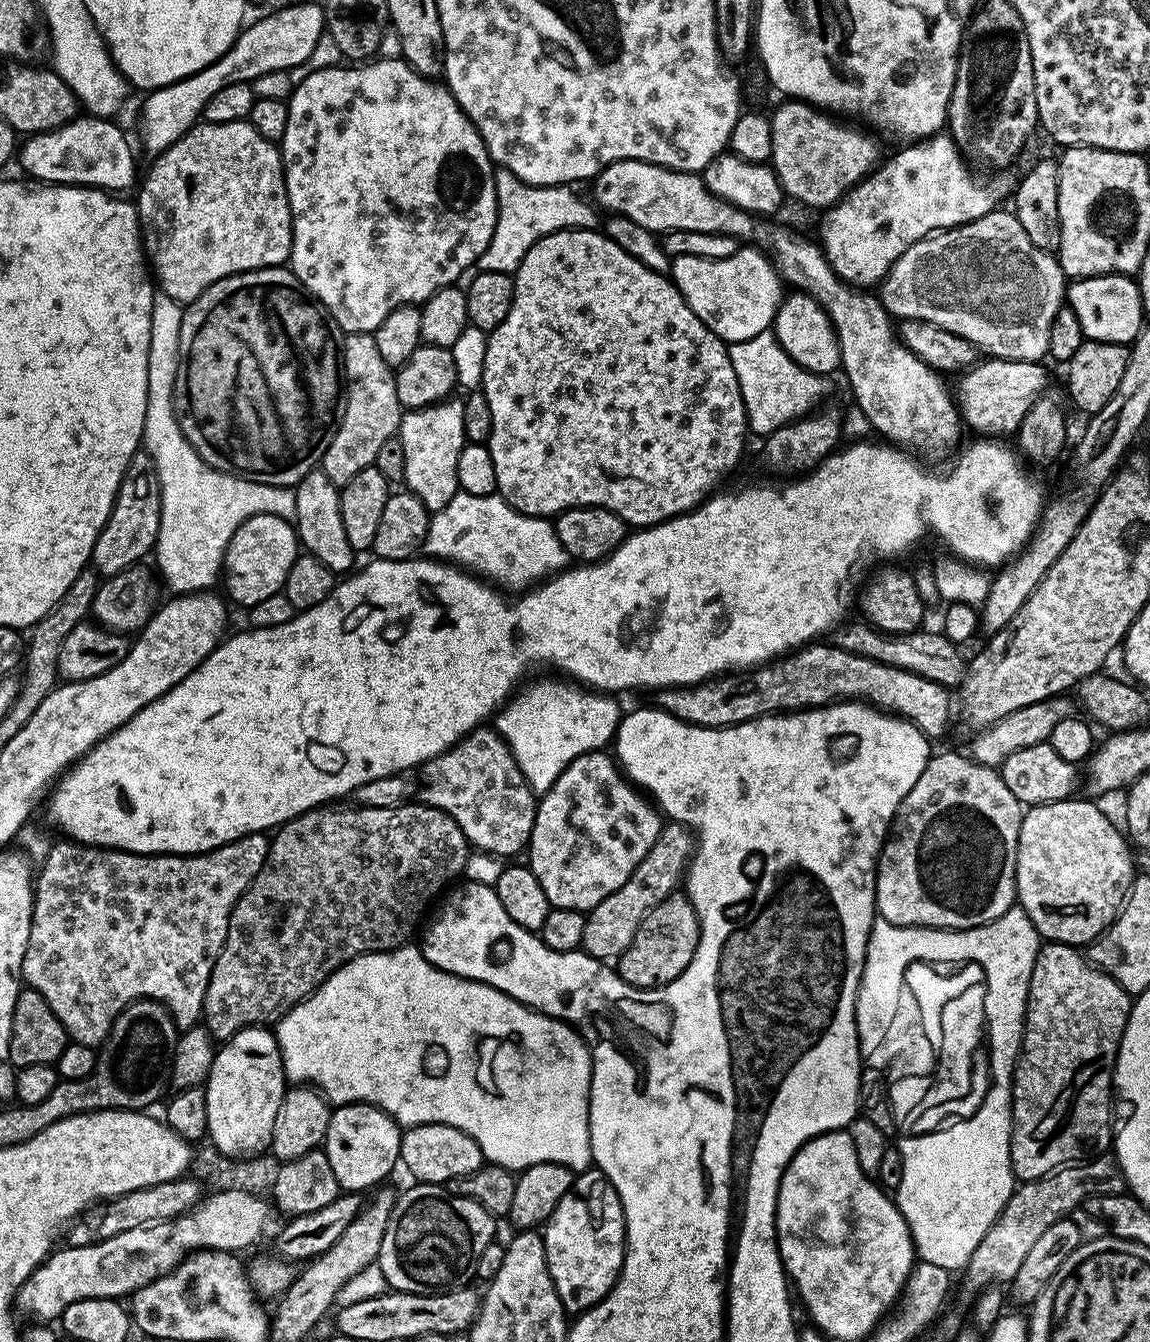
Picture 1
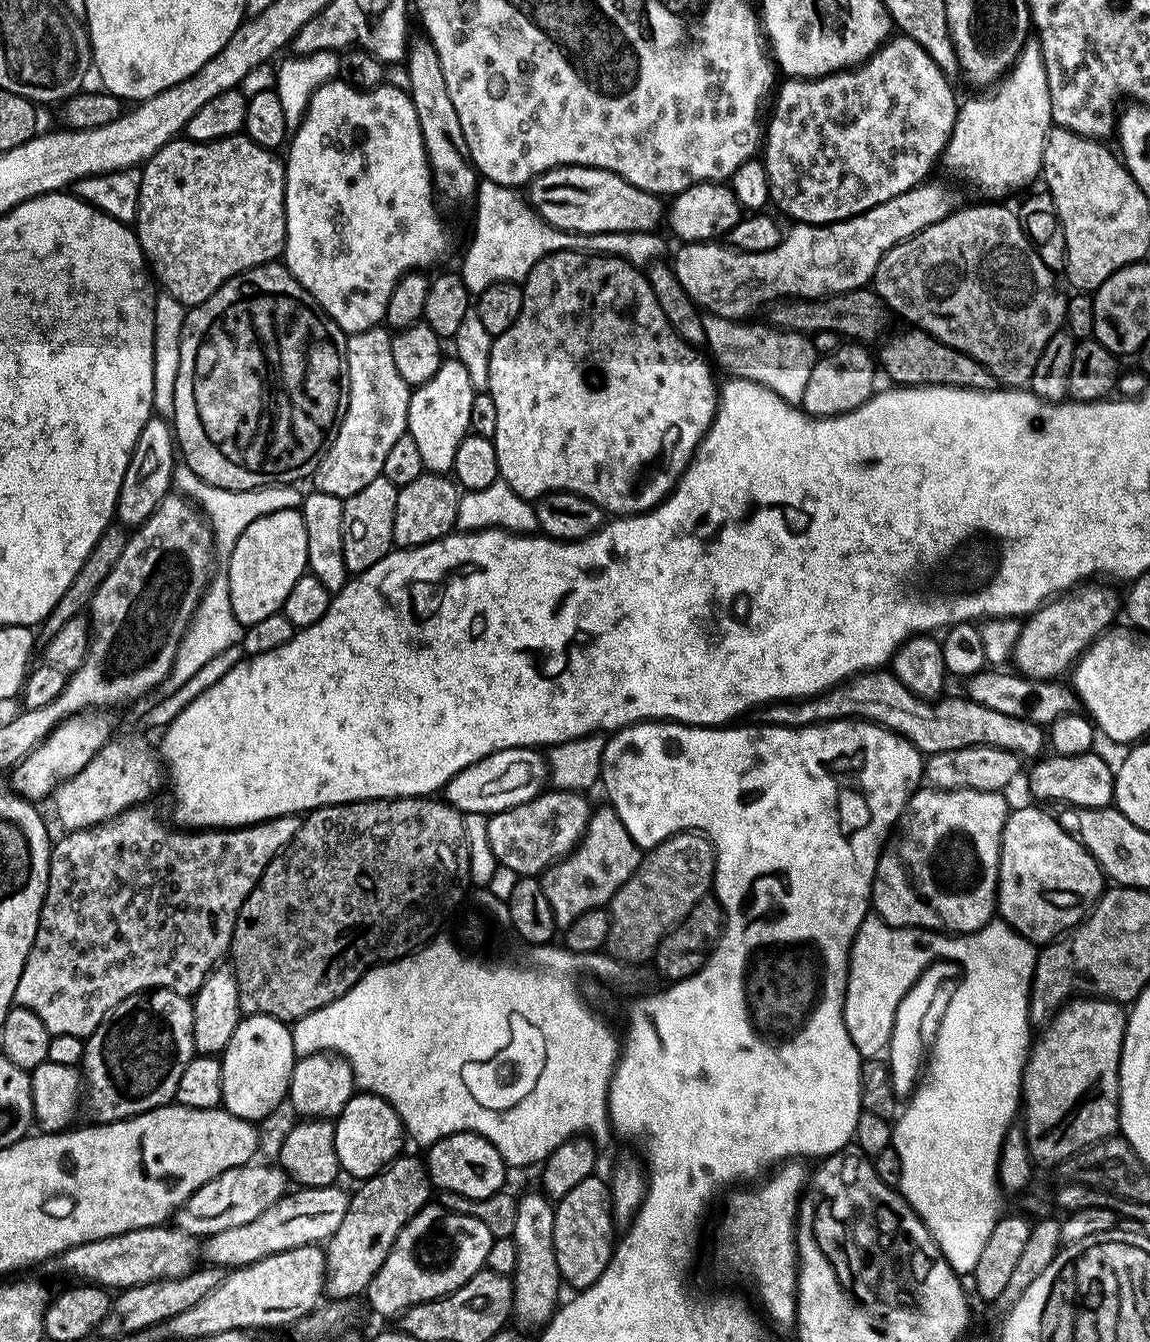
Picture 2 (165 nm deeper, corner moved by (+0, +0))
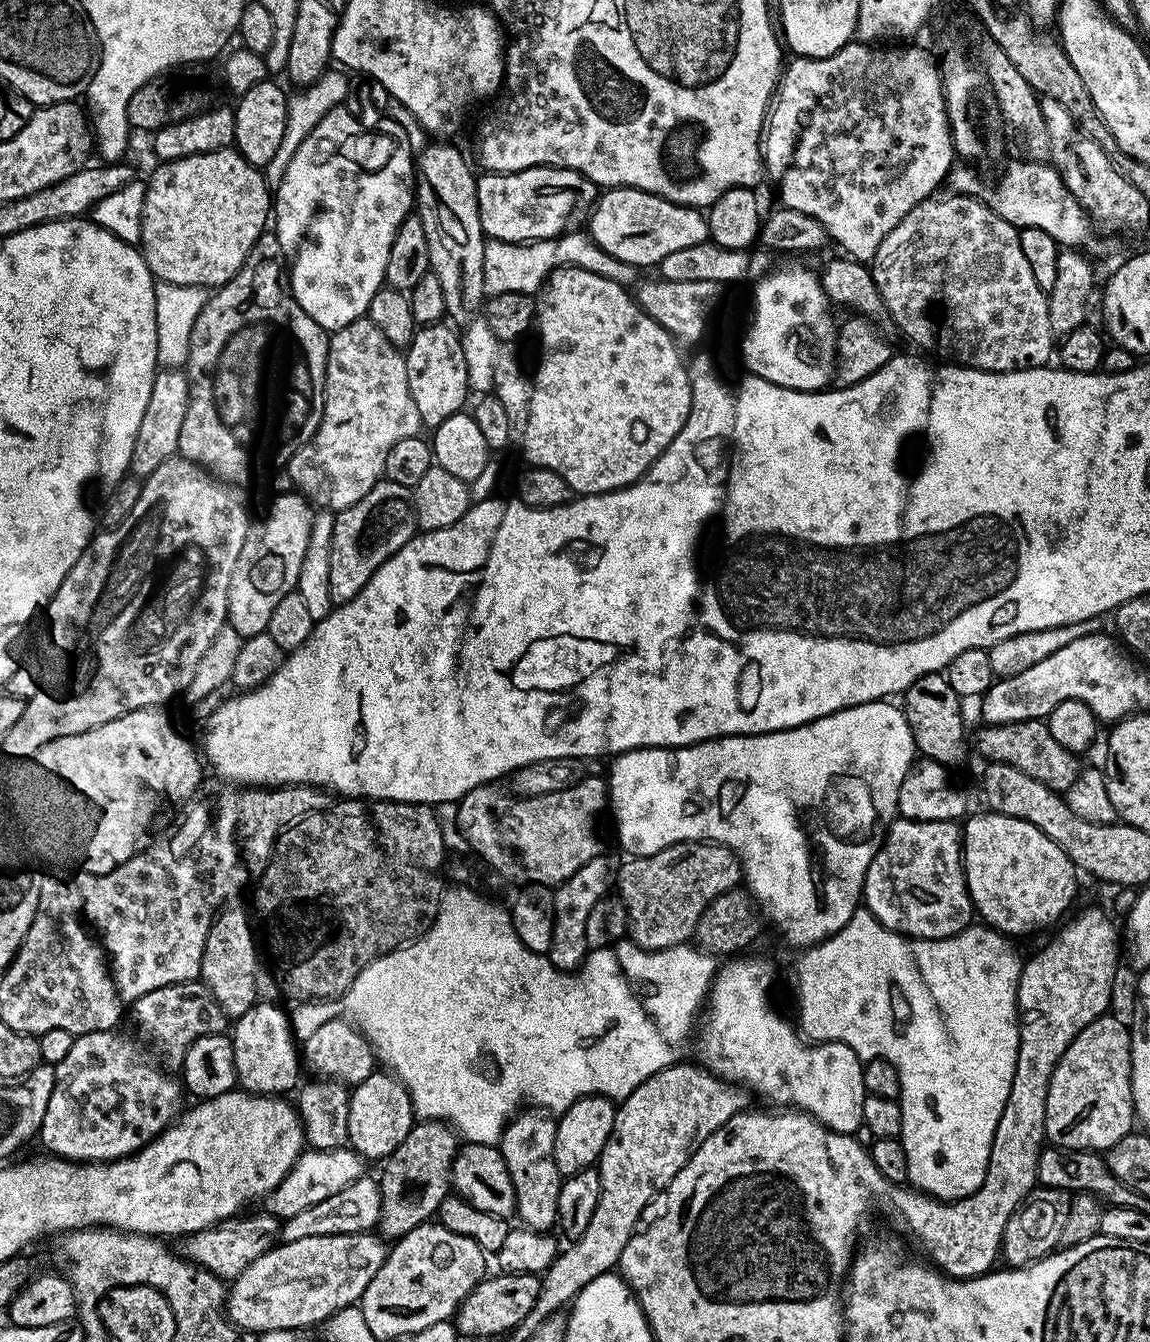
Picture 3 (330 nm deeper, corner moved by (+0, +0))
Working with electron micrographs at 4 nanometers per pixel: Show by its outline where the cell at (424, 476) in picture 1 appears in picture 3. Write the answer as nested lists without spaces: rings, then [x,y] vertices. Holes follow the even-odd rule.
[[[441,322],[421,327],[406,354],[410,398],[414,398],[414,406],[418,406],[421,425],[428,430],[439,428],[469,403],[470,389],[461,333],[455,327],[447,328],[446,325]]]

